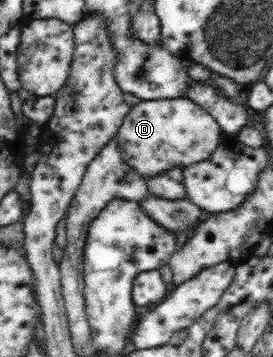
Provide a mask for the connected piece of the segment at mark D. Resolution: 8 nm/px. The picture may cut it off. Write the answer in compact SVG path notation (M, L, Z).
M153 99L141 100L130 108L115 138L123 148L124 159L127 160L129 168L143 180L149 181L159 175L165 175L165 172L177 171L180 174L183 169L190 167L190 164L208 160L212 153L217 151L218 143L221 143L221 130L217 120L190 99Z

